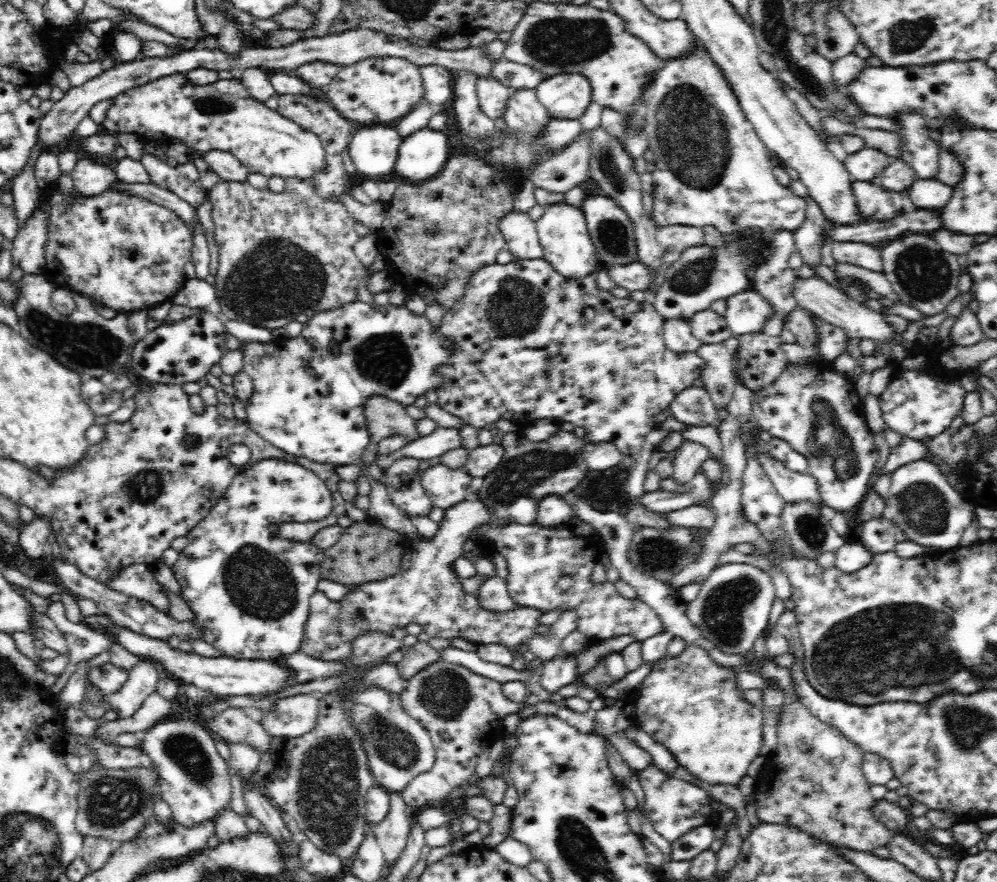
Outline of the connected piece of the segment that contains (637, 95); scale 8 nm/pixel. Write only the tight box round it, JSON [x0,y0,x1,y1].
[504,3,663,114]

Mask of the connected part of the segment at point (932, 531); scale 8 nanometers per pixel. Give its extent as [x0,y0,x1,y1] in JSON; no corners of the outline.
[883,459,976,550]

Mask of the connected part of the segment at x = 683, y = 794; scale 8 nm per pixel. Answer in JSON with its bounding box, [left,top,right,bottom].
[637,765,715,843]

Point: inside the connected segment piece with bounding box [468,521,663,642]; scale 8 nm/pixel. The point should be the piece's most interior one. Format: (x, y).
(547, 568)

